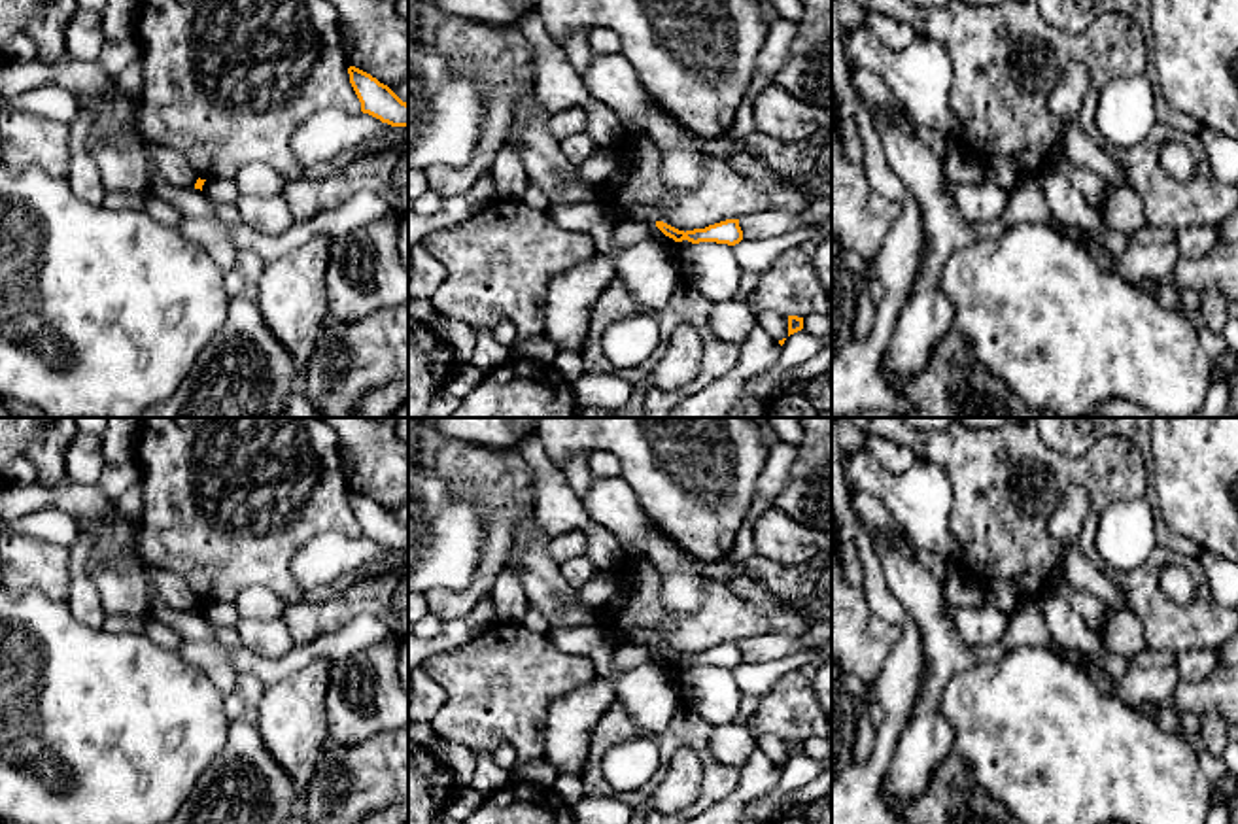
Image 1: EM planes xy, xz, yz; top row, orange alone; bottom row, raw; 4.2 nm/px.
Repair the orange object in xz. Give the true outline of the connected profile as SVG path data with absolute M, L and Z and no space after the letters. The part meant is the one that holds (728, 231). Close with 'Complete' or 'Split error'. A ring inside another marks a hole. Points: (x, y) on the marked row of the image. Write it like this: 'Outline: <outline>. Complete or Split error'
Outline: M726 219L714 225L709 225L705 229L694 229L694 231L679 231L663 221L656 221L656 227L675 242L688 240L692 244L699 242L716 242L716 244L728 244L735 246L743 240L743 231L739 227L739 219Z. Complete

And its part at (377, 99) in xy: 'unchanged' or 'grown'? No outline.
unchanged

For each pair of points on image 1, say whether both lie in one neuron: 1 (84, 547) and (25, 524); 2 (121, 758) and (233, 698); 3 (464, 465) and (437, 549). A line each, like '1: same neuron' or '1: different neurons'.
1: different neurons
2: different neurons
3: different neurons

